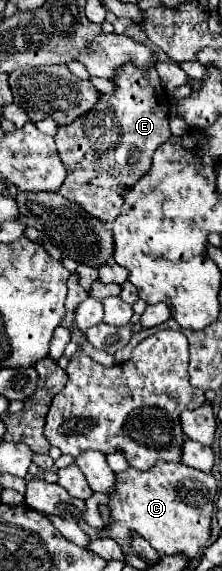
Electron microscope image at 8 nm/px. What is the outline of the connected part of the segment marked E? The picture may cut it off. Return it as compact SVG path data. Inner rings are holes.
M125 65L113 81L117 83L115 95L103 95L91 111L71 125L59 127L55 135L59 157L67 169L59 193L103 223L115 221L121 213L125 189L147 173L155 149L171 137L169 101L155 69L143 73L133 65Z

